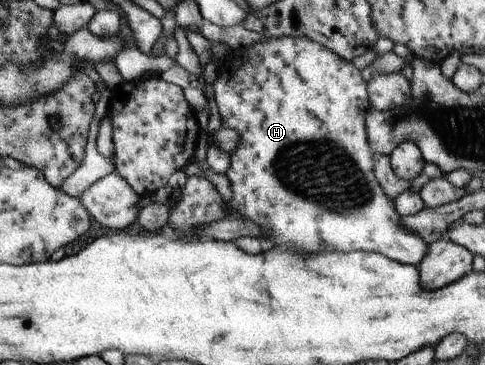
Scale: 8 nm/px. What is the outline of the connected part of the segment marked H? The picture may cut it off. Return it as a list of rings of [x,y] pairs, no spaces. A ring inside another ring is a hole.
[[[269,38],[267,41],[249,46],[241,51],[237,51],[231,61],[224,57],[217,69],[217,78],[212,83],[214,88],[214,99],[220,111],[221,126],[238,131],[241,136],[239,147],[230,153],[231,163],[226,175],[231,182],[233,197],[225,203],[234,211],[238,211],[243,219],[250,219],[262,229],[262,237],[259,238],[266,247],[287,246],[297,248],[302,252],[313,251],[376,251],[398,261],[402,264],[418,266],[426,256],[428,245],[414,233],[405,229],[400,223],[401,217],[394,208],[394,200],[389,200],[381,189],[375,177],[374,164],[376,155],[371,149],[366,134],[365,118],[371,111],[368,100],[367,84],[361,77],[361,72],[353,66],[351,62],[339,57],[336,53],[322,46],[319,42],[311,41],[307,38]],[[327,161],[327,179],[319,177],[317,173],[317,163]]]

